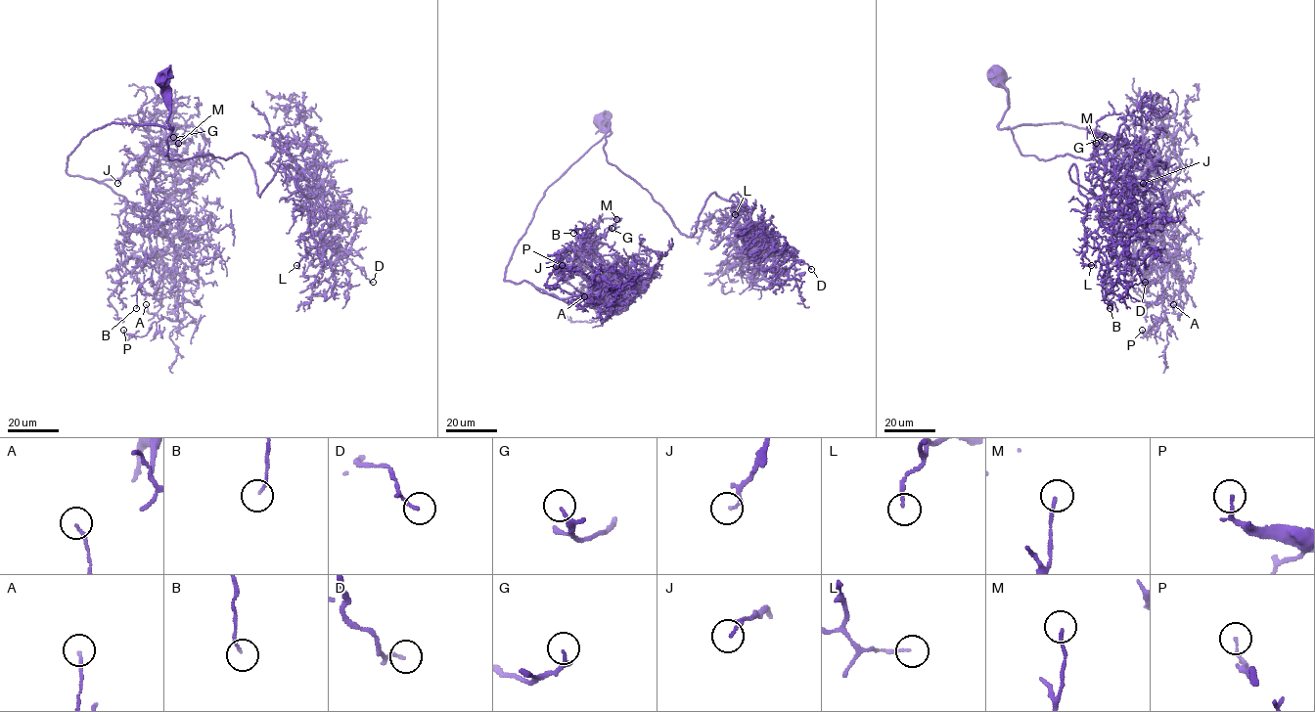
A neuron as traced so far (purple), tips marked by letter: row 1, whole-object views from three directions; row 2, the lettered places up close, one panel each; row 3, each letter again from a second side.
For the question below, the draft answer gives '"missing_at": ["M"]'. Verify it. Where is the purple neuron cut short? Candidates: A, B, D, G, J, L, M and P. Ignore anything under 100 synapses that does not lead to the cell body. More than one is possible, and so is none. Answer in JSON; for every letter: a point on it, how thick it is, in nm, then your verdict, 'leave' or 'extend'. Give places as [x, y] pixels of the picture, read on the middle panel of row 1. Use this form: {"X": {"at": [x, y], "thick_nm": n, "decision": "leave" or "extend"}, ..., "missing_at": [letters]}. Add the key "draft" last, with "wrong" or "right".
{"A": {"at": [584, 296], "thick_nm": 130, "decision": "leave"}, "B": {"at": [573, 233], "thick_nm": 110, "decision": "leave"}, "D": {"at": [811, 269], "thick_nm": 140, "decision": "leave"}, "G": {"at": [612, 228], "thick_nm": 110, "decision": "leave"}, "J": {"at": [556, 266], "thick_nm": 110, "decision": "leave"}, "L": {"at": [735, 214], "thick_nm": 140, "decision": "leave"}, "M": {"at": [616, 219], "thick_nm": 150, "decision": "leave"}, "P": {"at": [562, 265], "thick_nm": 90, "decision": "leave"}, "missing_at": [], "draft": "wrong"}

